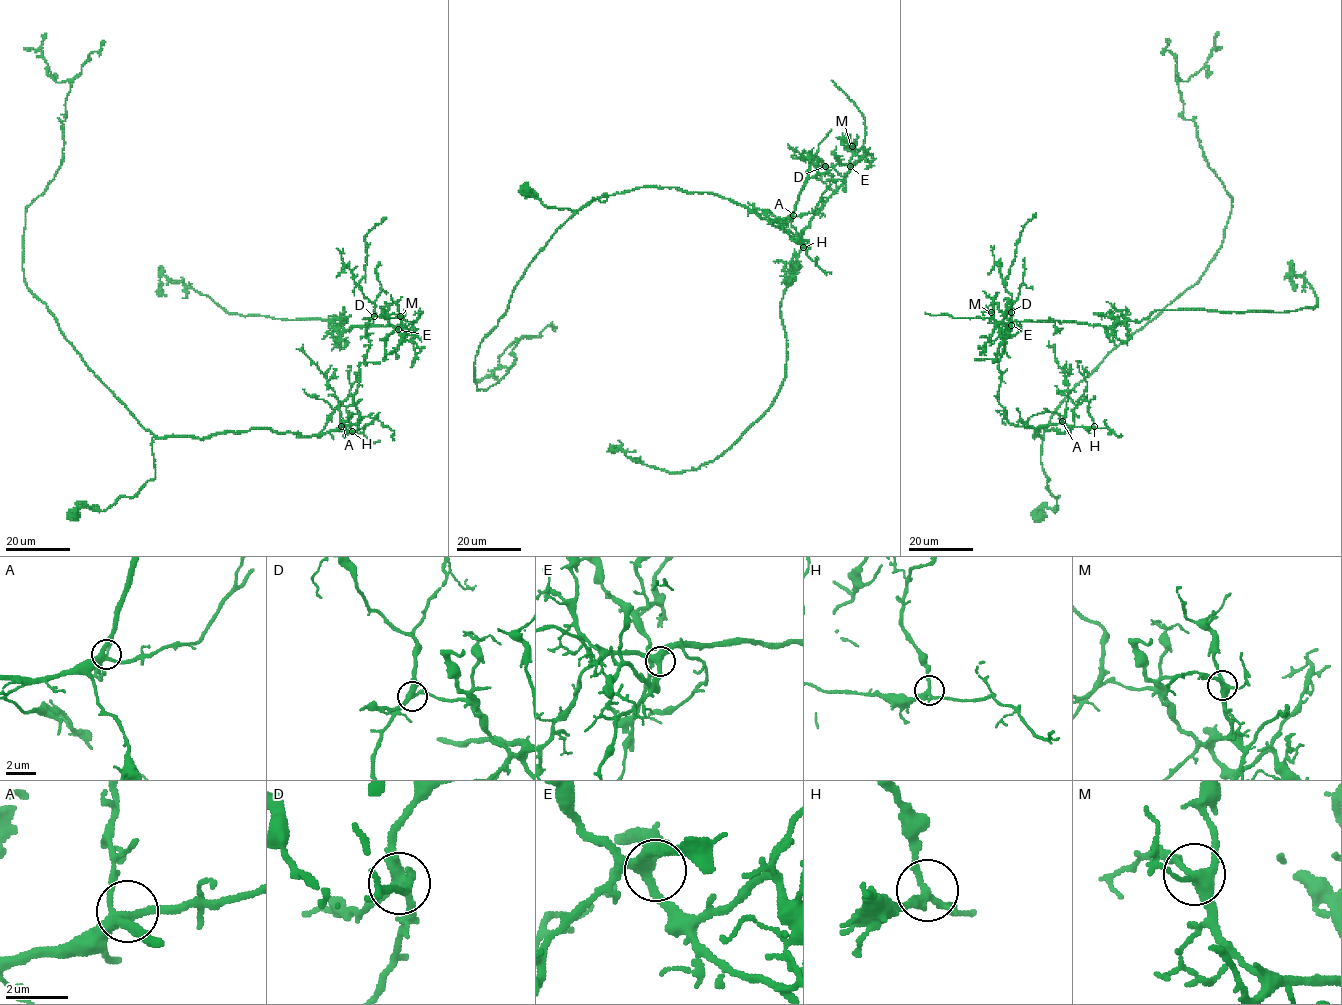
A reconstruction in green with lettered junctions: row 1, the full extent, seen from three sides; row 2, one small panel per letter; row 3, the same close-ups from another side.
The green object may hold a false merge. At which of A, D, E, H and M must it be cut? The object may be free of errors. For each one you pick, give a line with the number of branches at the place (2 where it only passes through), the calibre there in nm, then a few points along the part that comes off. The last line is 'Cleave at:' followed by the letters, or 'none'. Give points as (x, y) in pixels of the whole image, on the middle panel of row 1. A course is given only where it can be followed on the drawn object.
D: Branches: 4. Thickness 320 nm. Course of the part to remove: (825, 166), (849, 169), (804, 230), (781, 301), (787, 359), (773, 404), (695, 469), (668, 472), (617, 449)
Cleave at: D

